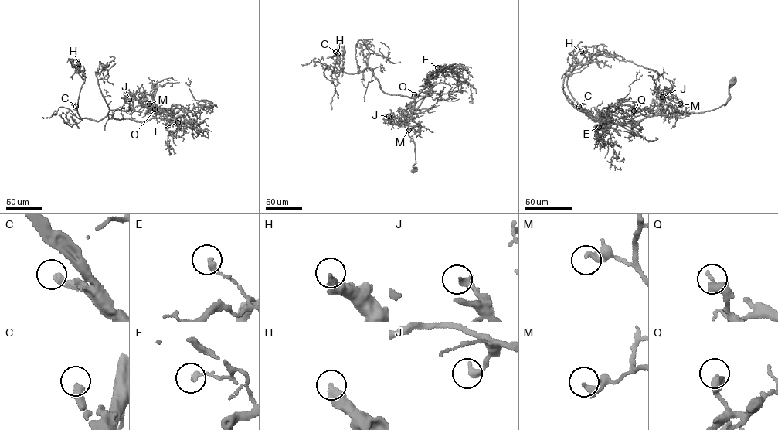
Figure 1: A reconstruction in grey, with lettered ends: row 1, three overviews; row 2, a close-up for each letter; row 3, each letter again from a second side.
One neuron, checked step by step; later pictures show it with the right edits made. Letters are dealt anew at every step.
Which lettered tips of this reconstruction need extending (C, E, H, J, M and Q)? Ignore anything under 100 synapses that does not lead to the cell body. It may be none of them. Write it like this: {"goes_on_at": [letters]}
{"goes_on_at": ["C"]}

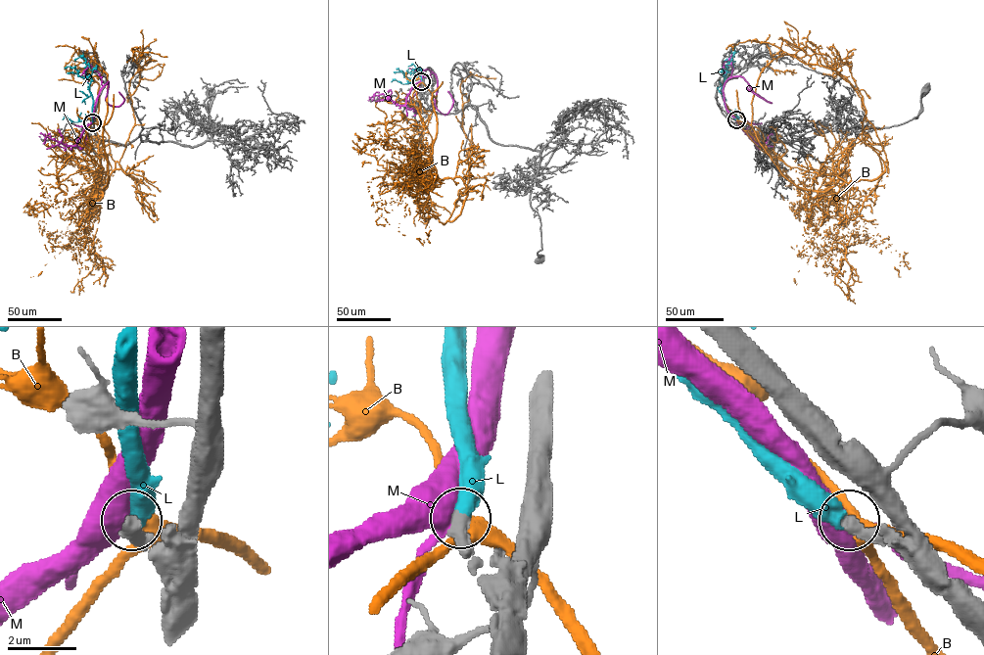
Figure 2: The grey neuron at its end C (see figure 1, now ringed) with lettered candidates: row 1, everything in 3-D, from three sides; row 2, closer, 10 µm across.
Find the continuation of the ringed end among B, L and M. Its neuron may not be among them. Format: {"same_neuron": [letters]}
{"same_neuron": ["L"]}

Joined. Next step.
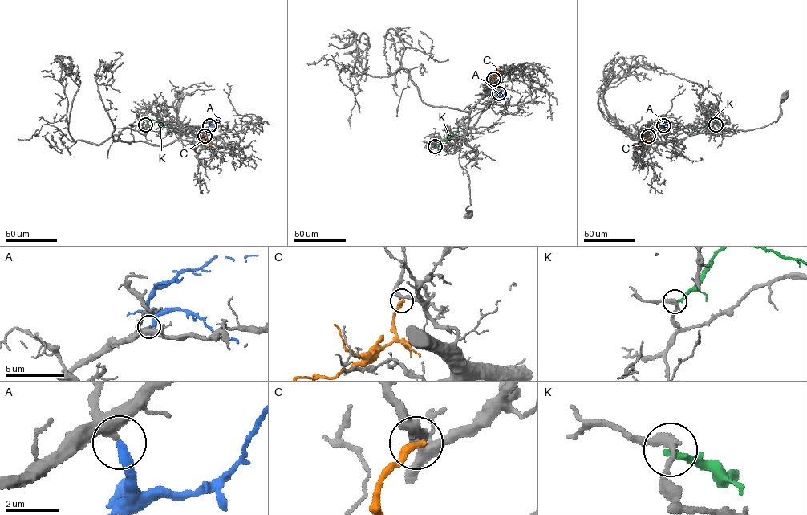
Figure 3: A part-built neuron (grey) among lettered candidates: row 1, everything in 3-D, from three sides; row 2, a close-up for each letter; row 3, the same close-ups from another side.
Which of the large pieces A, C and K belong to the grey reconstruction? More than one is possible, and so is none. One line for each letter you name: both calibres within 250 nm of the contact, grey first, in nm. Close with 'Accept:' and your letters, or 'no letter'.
A: 320/280 nm
Accept: A

